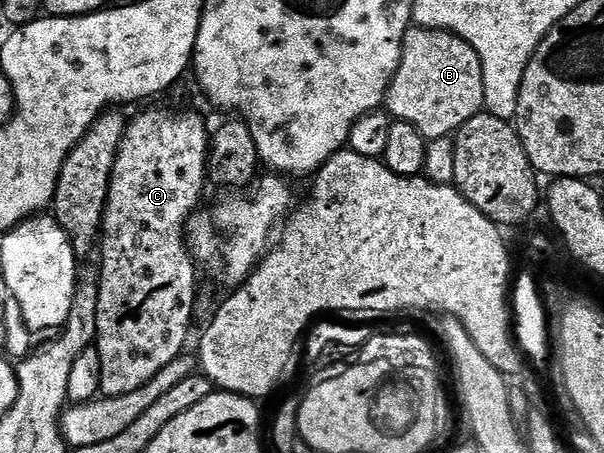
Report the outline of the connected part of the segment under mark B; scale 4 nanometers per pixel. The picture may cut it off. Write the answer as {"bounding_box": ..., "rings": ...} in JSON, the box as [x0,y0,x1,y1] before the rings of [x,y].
{"bounding_box":[386,25,484,140],"rings":[[[415,25],[409,27],[404,35],[400,64],[388,86],[386,111],[393,120],[401,119],[414,125],[414,129],[421,131],[427,140],[455,136],[470,117],[484,111],[484,82],[478,53],[474,53],[466,41],[448,31],[432,31],[429,27]]]}

